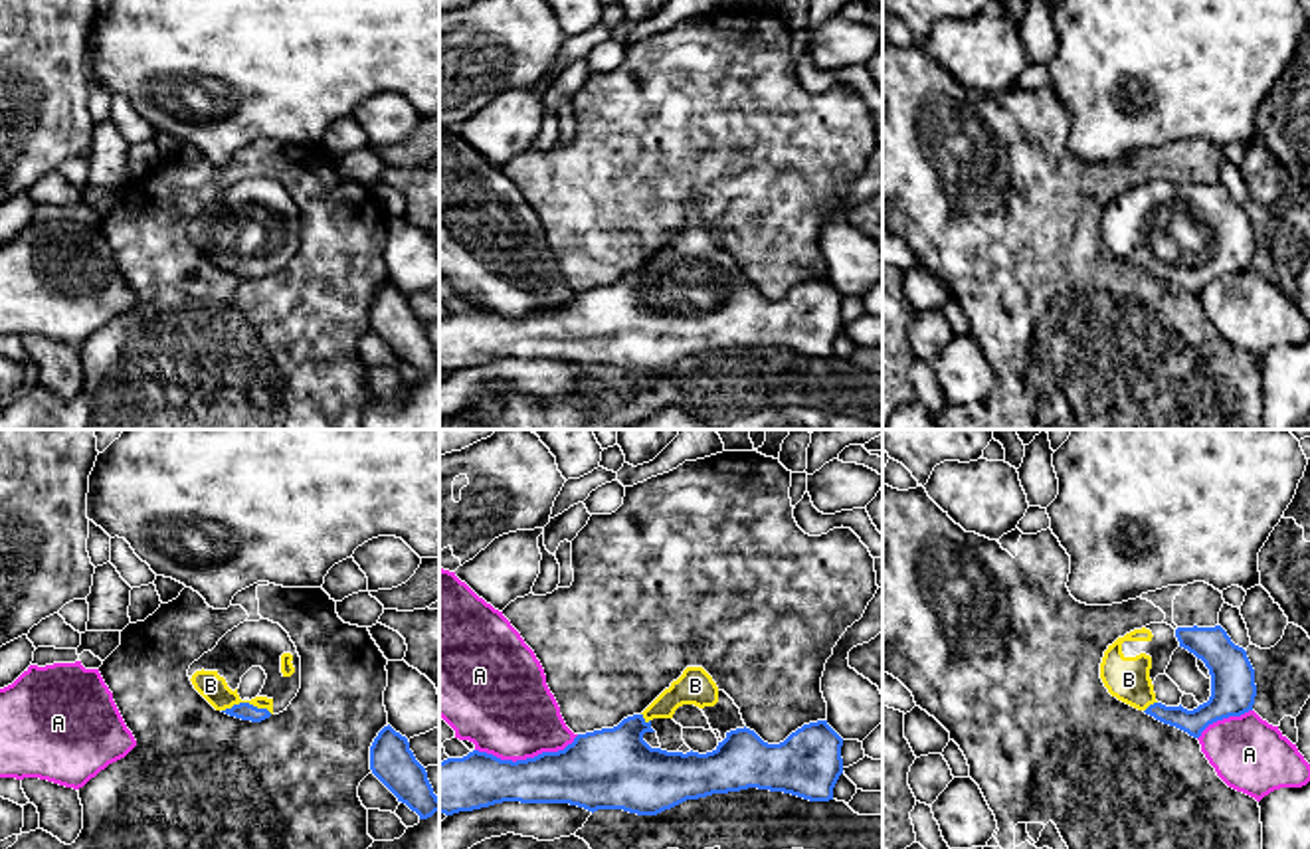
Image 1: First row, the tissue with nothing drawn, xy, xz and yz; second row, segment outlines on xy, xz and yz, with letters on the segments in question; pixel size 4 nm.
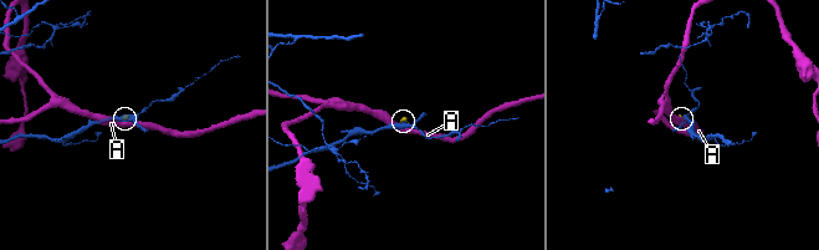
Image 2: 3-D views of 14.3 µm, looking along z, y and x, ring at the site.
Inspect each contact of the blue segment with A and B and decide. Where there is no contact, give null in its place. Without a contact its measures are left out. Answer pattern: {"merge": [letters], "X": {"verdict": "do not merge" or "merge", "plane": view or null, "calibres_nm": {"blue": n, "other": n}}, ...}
{"merge": ["B"], "A": {"verdict": "do not merge", "plane": "xz", "calibres_nm": {"blue": 280, "other": 400}}, "B": {"verdict": "merge", "plane": "xy", "calibres_nm": {"blue": 70, "other": 110}}}

